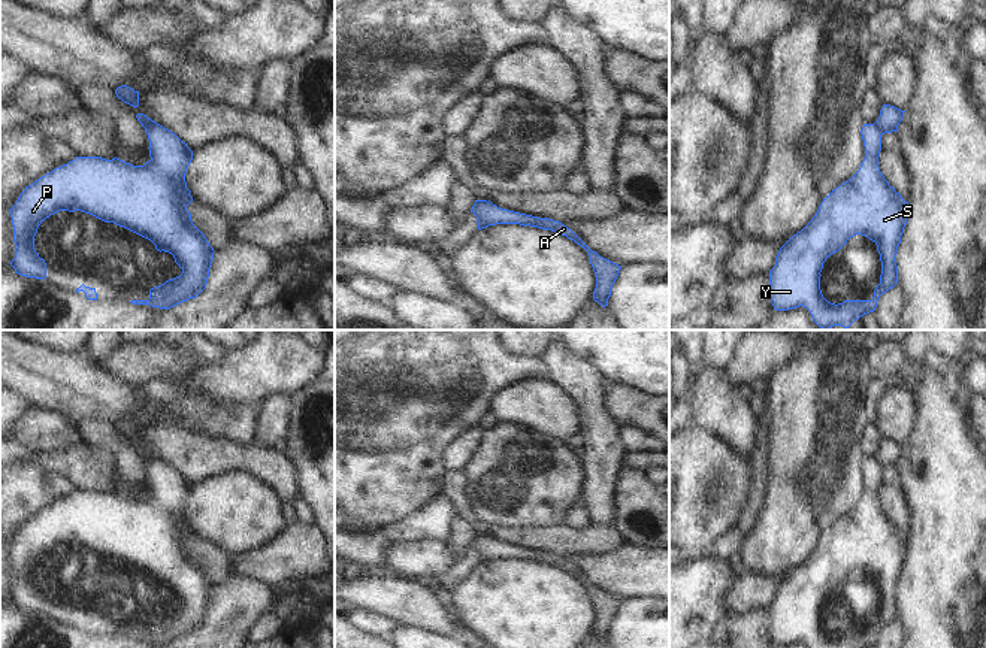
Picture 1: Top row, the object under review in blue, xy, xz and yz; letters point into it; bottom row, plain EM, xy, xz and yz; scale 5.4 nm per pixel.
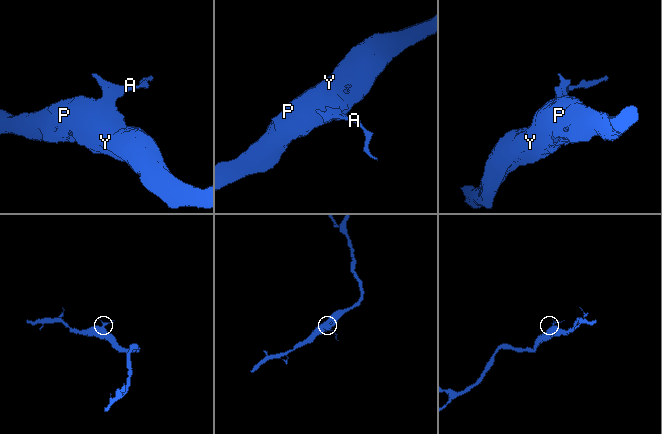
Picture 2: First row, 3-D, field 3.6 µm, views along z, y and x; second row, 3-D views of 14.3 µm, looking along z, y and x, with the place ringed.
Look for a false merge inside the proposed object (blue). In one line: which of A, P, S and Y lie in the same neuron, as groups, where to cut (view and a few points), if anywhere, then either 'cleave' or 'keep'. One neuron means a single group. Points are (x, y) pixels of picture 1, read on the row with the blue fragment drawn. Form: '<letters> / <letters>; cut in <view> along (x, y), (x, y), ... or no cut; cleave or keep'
A / P S Y; cut in yz along (874, 123), (883, 133); cleave

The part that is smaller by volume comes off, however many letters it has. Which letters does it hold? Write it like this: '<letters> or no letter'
A

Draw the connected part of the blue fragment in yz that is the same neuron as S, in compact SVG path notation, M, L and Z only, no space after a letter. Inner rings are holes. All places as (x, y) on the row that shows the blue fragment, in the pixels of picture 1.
M863 124L865 158L859 170L832 190L811 221L778 251L769 270L769 299L775 311L804 306L822 328L849 328L861 317L874 312L881 294L898 284L895 261L907 224L908 202L884 179L878 167L881 130ZM862 234L877 245L881 261L880 284L871 300L828 302L820 290L820 272L828 257L850 237Z

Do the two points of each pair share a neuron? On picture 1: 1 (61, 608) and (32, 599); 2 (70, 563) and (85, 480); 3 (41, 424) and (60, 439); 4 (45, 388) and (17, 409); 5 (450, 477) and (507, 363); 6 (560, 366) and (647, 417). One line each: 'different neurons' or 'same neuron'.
1: same neuron
2: different neurons
3: same neuron
4: different neurons
5: different neurons
6: different neurons

